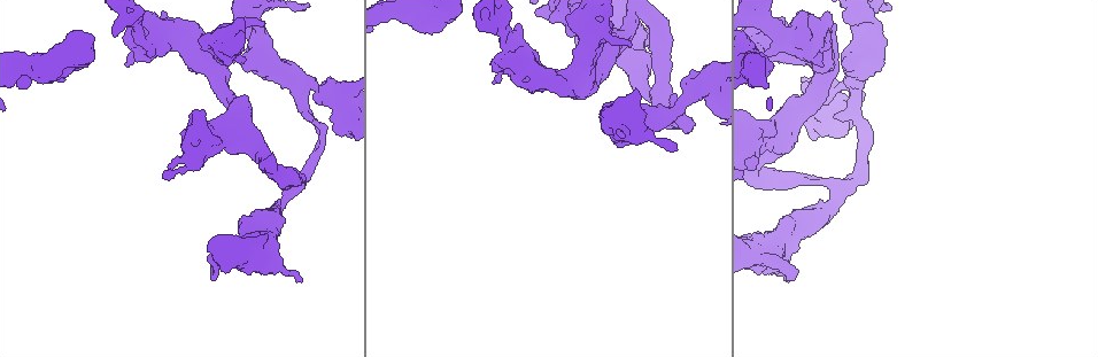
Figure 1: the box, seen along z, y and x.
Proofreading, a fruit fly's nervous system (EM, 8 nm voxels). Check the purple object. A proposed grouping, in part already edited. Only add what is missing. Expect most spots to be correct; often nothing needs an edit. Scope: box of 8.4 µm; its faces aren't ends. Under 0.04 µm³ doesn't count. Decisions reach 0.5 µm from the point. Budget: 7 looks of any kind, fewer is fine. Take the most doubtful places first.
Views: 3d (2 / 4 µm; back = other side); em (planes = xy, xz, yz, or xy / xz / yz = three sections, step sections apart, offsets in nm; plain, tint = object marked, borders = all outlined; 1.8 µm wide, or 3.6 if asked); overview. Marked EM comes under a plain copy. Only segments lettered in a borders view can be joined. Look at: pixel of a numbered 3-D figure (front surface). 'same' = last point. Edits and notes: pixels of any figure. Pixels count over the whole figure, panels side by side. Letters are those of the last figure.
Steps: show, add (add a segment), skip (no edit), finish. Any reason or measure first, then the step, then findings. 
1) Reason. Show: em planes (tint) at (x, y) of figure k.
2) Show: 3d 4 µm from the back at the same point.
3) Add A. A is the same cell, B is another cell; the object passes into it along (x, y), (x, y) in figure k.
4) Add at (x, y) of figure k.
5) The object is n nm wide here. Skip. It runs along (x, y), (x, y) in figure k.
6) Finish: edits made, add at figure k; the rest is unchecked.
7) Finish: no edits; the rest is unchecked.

Show: em planes (borders) at (343, 94) of figure 1.

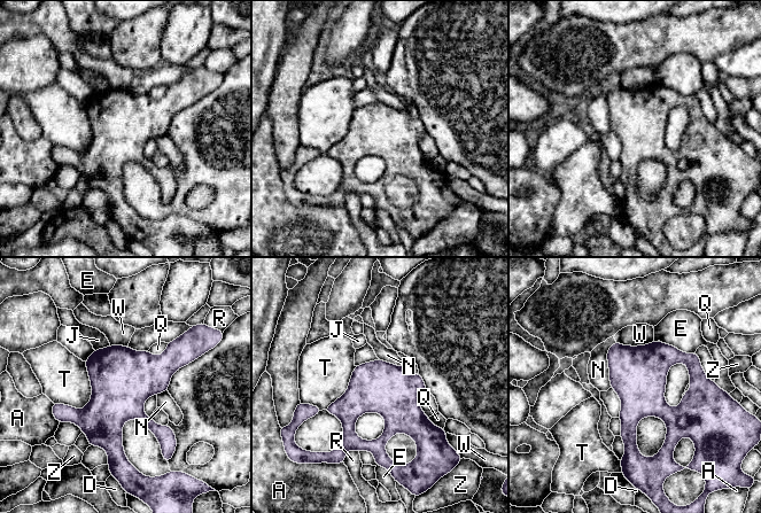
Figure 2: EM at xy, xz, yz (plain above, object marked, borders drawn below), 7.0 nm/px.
The object is 360 nm wide here. Skip. A, D, E, J, N, Q, R, T, W and Z are other cells; a border runs along (615, 341), (607, 351), (611, 387) in figure 2; none of them fits.

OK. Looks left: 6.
Three-way junction. Show: em xy step 8 (tint) at (412, 15) of figure 1.

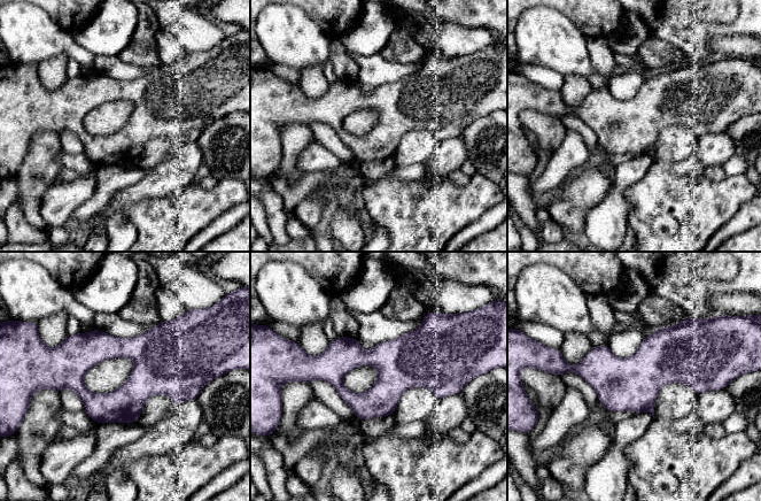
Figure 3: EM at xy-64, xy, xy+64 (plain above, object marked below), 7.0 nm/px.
Another direction. Show: em planes (borders) at the same point.

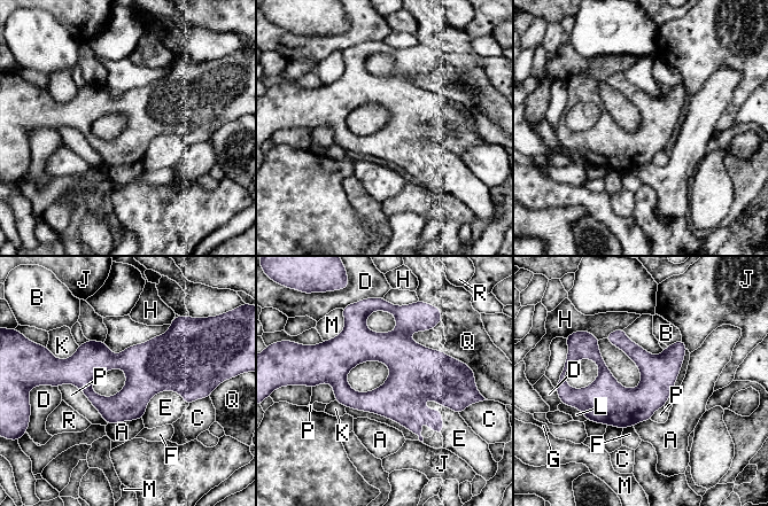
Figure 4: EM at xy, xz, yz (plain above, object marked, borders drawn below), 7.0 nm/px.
Skip. A, B, C, D, E, F, G, H, J, K, L, M, P, Q and R are other cells; it runs along (316, 379), (354, 399), (454, 390) in figure 4; none of them fits.

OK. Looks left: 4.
Narrows sharply. Show: 3d 2 µm at (207, 151) of figure 1.

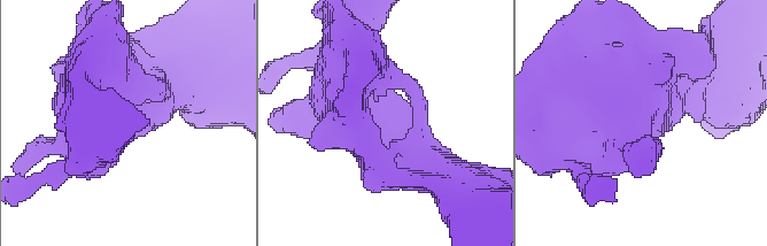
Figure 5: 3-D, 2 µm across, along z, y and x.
Now the EM. Show: em 3.6 µm xy step 16 (tint) at (652, 120) of figure 5.

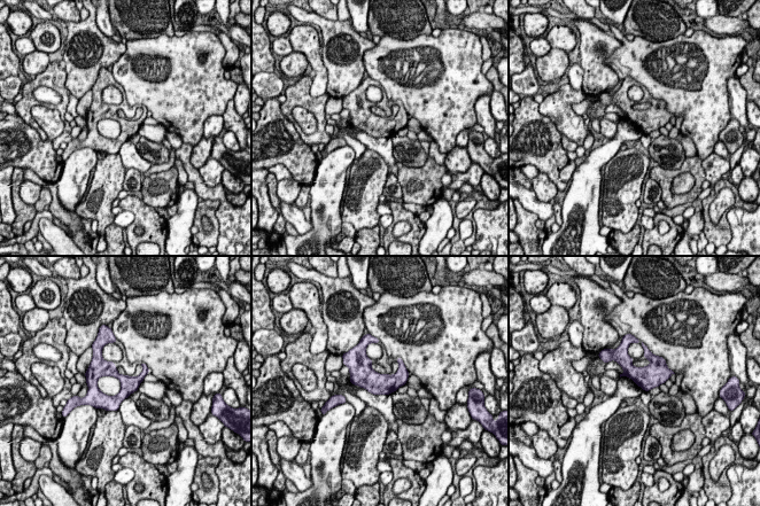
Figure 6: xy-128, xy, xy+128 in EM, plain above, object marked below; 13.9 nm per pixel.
Show: em 3.6 µm xy step 16 (borders) at the same point.

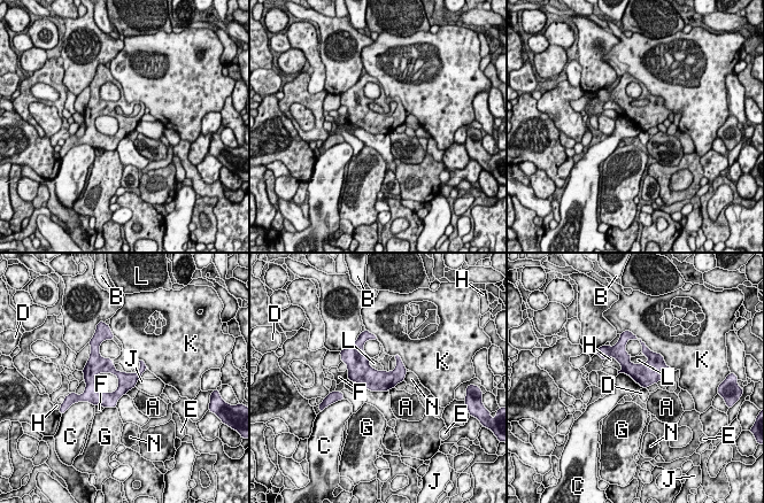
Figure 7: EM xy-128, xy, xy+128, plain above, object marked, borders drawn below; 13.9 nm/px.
Skip. A, B, C, D, E, F, G, H, J, K, L and N are other cells; it runs along (143, 366), (134, 377), (98, 369), (89, 379) in figure 7; no lettered segment goes on from it.

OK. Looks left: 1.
Finish: no edits; the rest is unchecked.

